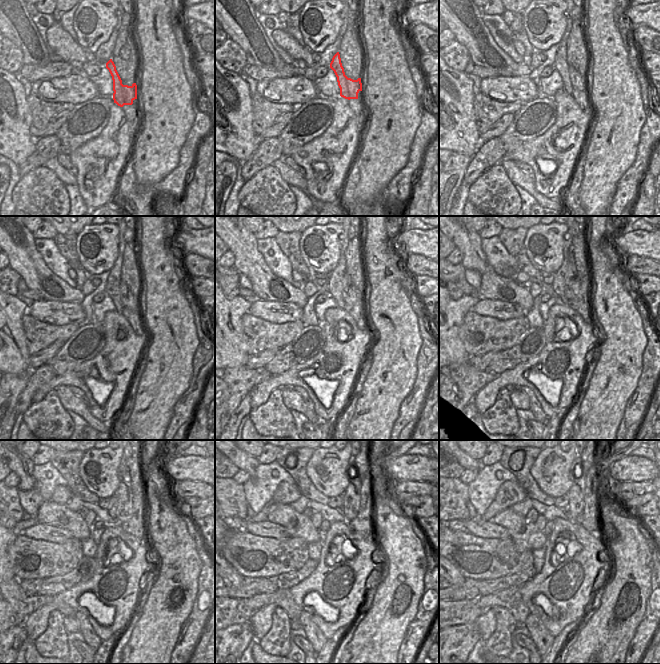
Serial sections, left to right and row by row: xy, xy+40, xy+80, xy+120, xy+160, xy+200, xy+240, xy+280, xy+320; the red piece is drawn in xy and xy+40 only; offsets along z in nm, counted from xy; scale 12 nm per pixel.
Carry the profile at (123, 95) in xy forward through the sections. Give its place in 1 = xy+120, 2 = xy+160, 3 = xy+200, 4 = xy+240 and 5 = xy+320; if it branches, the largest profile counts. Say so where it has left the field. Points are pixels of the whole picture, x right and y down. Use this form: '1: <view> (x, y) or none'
1: xy+120 (118, 291)
2: xy+160 (341, 288)
3: xy+200 (566, 284)
4: xy+240 (121, 502)
5: xy+320 (577, 475)

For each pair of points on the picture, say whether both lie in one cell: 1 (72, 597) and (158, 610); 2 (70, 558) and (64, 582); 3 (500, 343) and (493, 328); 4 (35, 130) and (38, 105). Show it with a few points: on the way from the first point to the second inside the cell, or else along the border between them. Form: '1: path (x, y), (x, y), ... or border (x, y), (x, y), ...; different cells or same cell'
1: border (142, 591), (135, 608); different cells
2: border (82, 556), (70, 571), (43, 579); different cells
3: path (500, 339), (493, 332); same cell
4: path (38, 124), (38, 111); same cell

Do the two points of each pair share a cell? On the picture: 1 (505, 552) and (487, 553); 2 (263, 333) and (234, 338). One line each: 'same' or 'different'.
1: same
2: different

